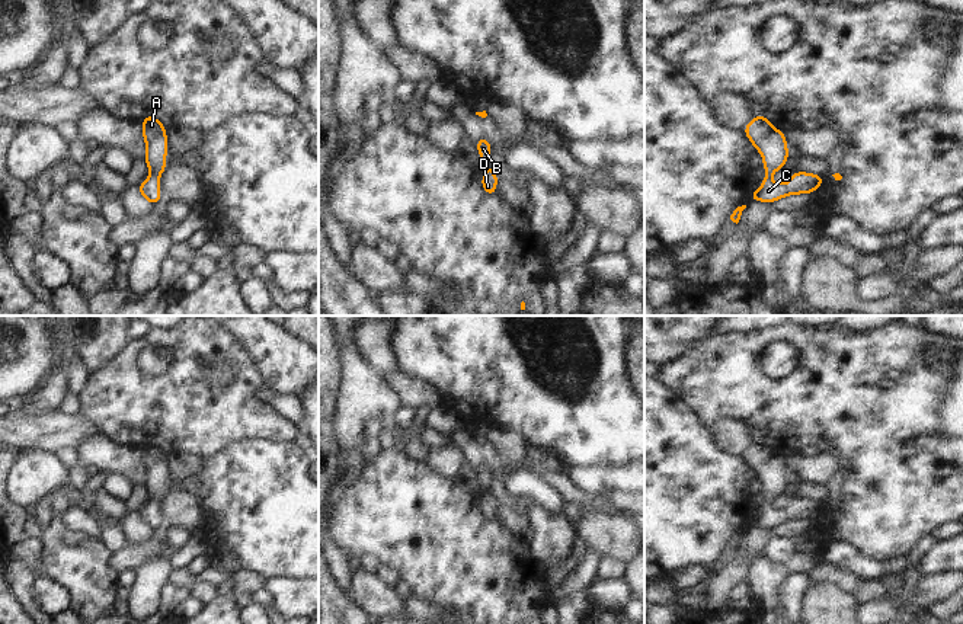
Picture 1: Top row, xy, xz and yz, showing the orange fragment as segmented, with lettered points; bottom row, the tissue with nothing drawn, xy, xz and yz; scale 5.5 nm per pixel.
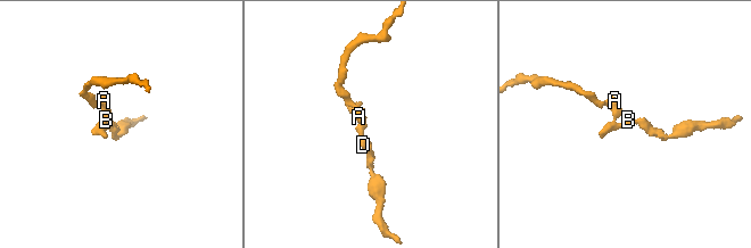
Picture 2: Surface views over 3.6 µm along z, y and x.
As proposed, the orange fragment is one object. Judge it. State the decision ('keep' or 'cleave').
keep

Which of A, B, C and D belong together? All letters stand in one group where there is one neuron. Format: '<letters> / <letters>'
A B C D

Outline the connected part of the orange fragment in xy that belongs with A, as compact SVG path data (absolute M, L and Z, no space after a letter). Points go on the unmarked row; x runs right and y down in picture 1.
M144 442L141 458L147 473L144 487L153 499L137 515L153 531L161 527L159 502L167 495L164 487L169 476L166 458L167 454L157 444Z

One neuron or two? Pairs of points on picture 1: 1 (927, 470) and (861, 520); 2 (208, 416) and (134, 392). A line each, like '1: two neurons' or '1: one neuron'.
1: one neuron
2: one neuron

